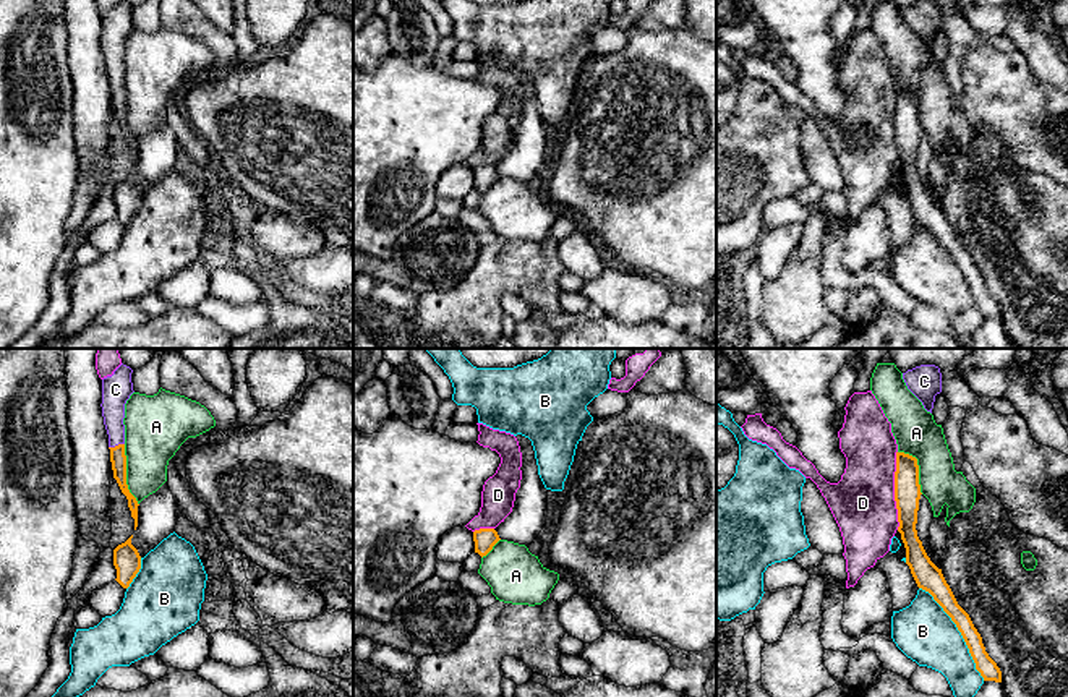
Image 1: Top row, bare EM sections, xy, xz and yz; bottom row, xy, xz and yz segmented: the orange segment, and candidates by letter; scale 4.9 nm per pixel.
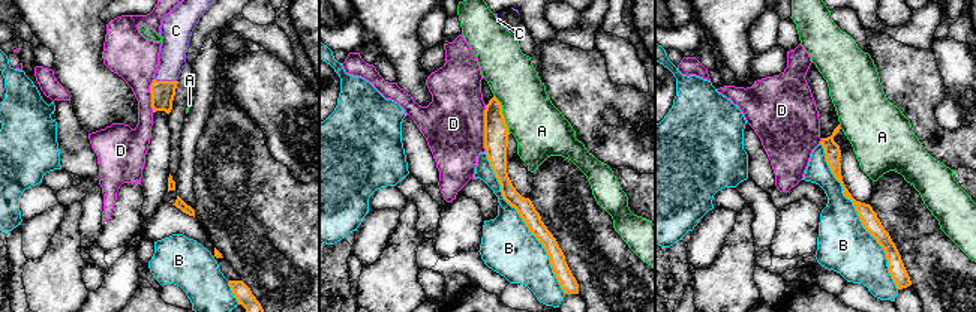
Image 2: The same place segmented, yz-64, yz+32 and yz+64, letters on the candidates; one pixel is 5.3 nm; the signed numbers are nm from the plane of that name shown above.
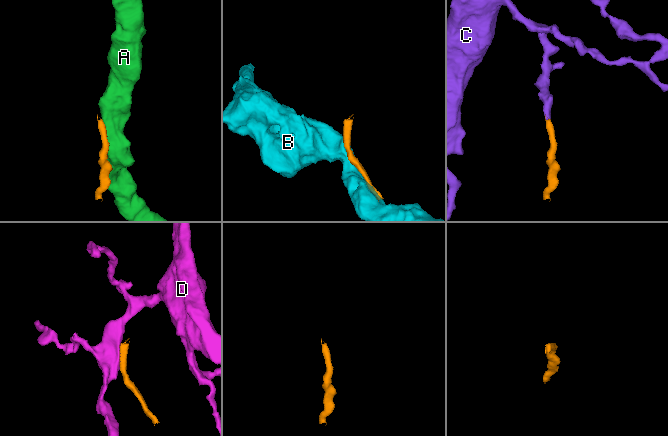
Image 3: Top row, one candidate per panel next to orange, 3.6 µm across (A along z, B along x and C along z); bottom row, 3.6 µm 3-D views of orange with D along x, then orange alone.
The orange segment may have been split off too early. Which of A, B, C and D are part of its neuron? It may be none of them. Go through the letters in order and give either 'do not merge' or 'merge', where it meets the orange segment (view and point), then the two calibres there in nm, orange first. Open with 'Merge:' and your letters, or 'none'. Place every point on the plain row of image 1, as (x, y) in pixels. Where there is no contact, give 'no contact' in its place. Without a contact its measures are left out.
Merge: C
A: do not merge | xy (125, 112) | 80/280 nm
B: do not merge | yz (960, 268) | 100/300 nm
C: merge | xy (115, 83) | 80/130 nm
D: do not merge | yz (895, 127) | 130/320 nm

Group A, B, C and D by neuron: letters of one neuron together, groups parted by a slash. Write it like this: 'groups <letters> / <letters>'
groups A / B / C / D

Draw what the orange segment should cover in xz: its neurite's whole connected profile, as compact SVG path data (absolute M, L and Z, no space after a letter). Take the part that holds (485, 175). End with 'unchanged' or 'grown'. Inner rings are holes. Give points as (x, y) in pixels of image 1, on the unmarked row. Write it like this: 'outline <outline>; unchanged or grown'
outline M494 165L475 167L473 169L475 190L478 190L481 195L486 193L499 177L501 175Z; unchanged

